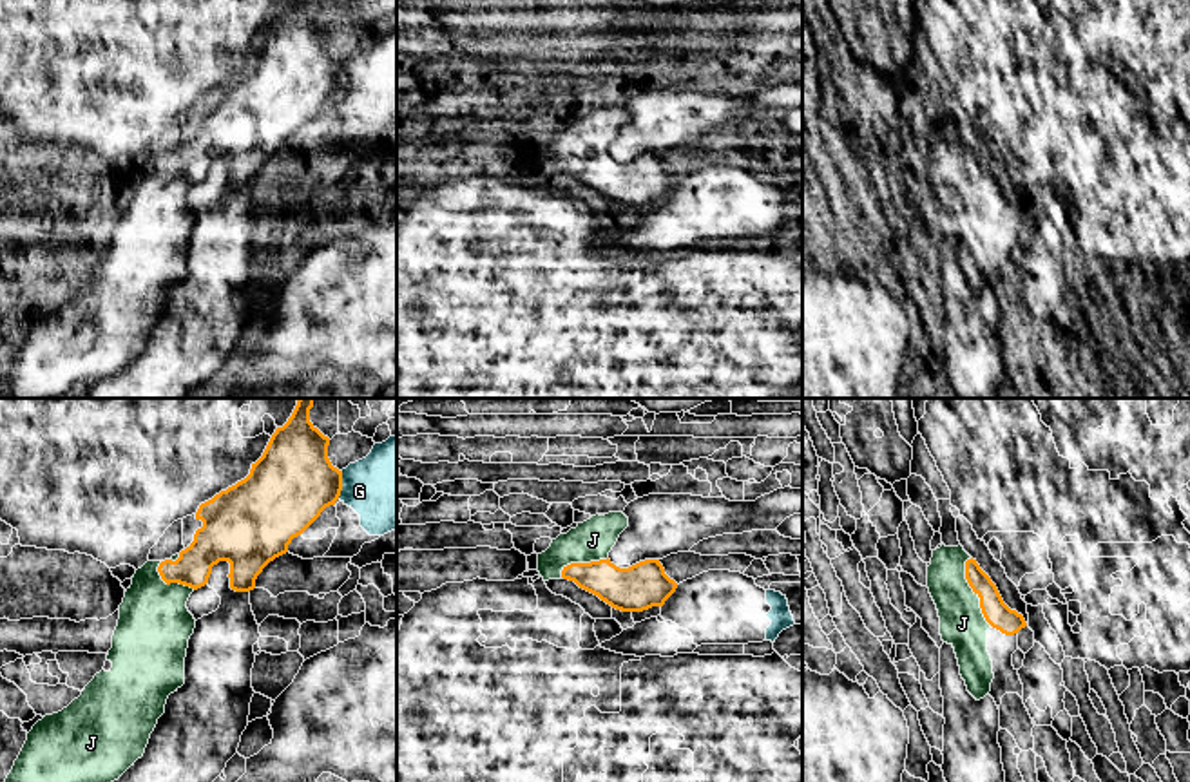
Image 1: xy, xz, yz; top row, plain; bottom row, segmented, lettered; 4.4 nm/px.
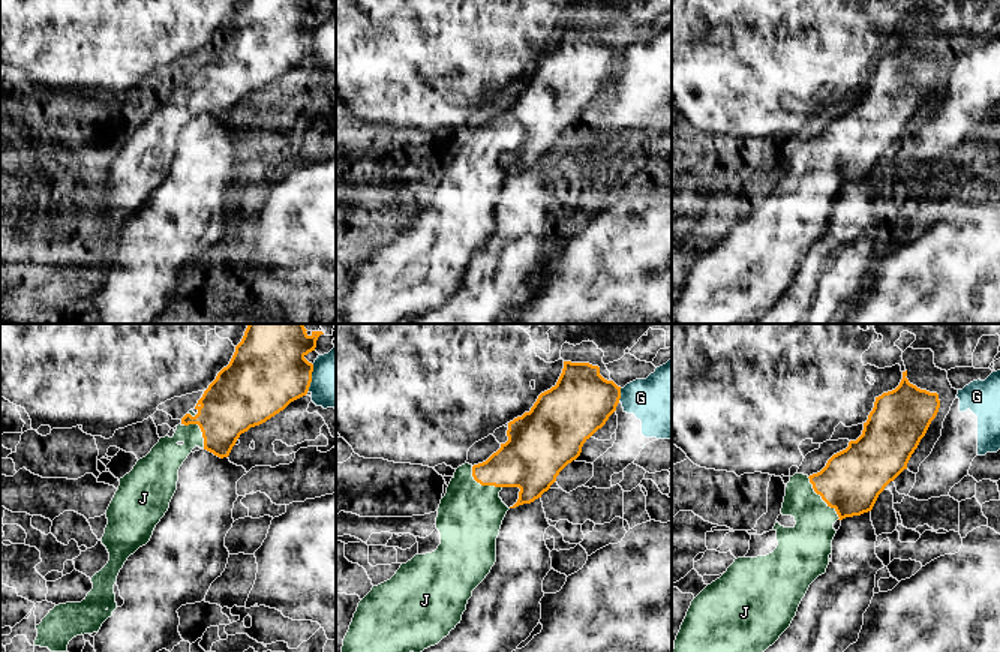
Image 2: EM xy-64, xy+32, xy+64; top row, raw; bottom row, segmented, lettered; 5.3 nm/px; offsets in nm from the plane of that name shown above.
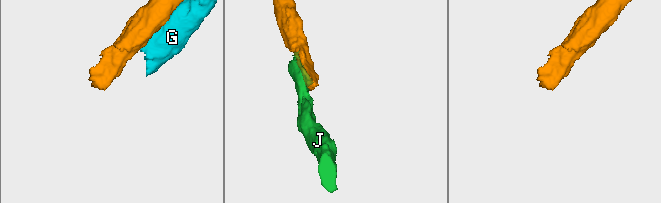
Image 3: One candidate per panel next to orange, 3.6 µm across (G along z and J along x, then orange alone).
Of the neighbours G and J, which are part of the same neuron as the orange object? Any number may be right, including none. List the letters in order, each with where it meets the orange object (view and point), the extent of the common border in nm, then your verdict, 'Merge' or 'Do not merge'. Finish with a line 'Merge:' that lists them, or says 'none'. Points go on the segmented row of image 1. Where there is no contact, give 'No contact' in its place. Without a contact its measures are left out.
G: Touches orange at xy (341, 486). Shared border 130 nm. Do not merge
J: Touches orange at yz (973, 591). Shared border 320 nm. Merge
Merge: J

